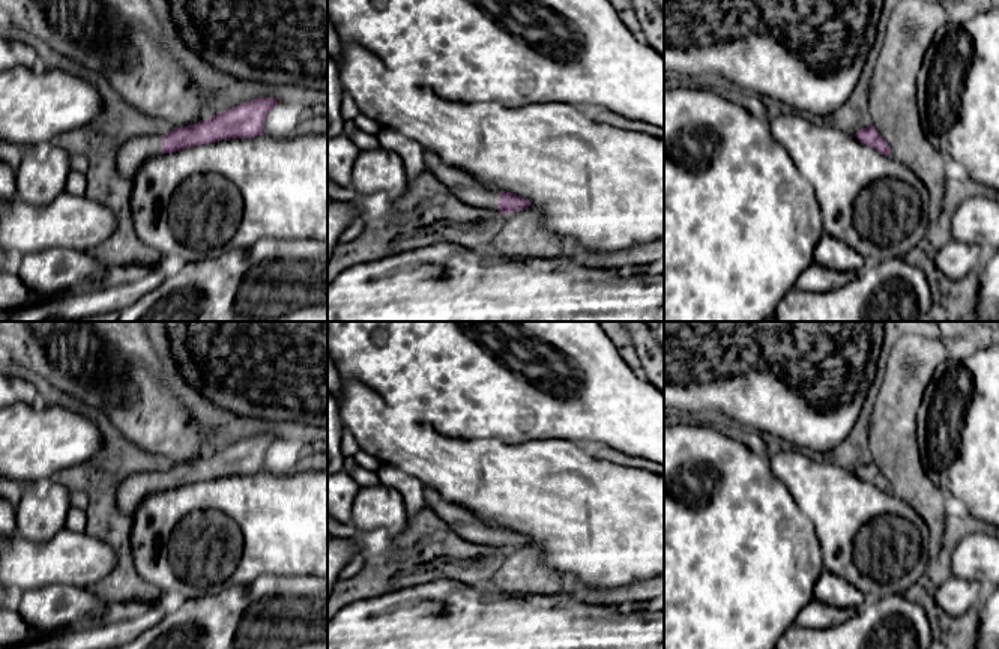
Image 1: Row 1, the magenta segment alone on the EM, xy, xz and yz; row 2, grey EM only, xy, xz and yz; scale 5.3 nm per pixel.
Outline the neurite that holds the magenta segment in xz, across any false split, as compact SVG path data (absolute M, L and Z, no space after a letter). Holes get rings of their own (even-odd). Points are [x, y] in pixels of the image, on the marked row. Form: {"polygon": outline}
{"polygon": "M434 153L424 156L425 170L434 174L461 201L491 212L509 213L530 206L527 198L506 191L487 189L472 174L446 165Z"}

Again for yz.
{"polygon": "M873 125L858 129L855 137L861 143L873 147L874 150L877 150L882 155L886 155L886 156L891 155L888 143L885 141L885 138L877 132L877 129Z"}

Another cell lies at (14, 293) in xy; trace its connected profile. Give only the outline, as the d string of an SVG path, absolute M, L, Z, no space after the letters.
M14 269L0 272L0 311L21 306L30 308L50 300L51 299L45 296L33 296Z

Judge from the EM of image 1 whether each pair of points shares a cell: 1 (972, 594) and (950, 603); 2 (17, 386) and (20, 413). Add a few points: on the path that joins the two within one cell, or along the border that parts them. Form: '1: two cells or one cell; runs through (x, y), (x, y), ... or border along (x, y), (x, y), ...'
1: one cell; runs through (966, 594), (956, 597)
2: two cells; border along (38, 401), (33, 404), (15, 404)

